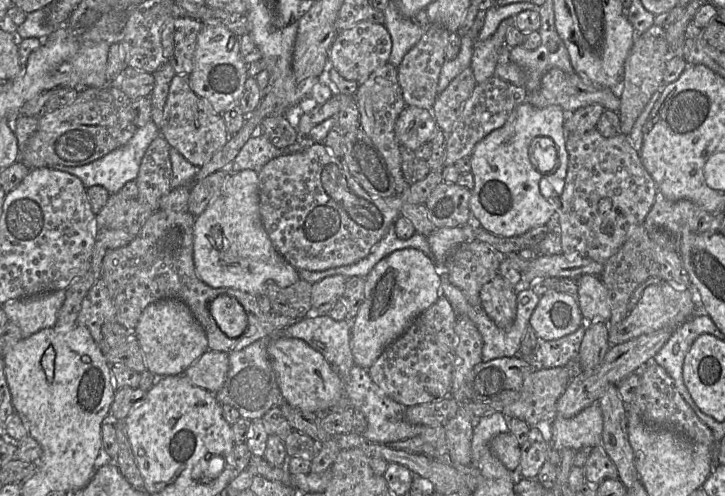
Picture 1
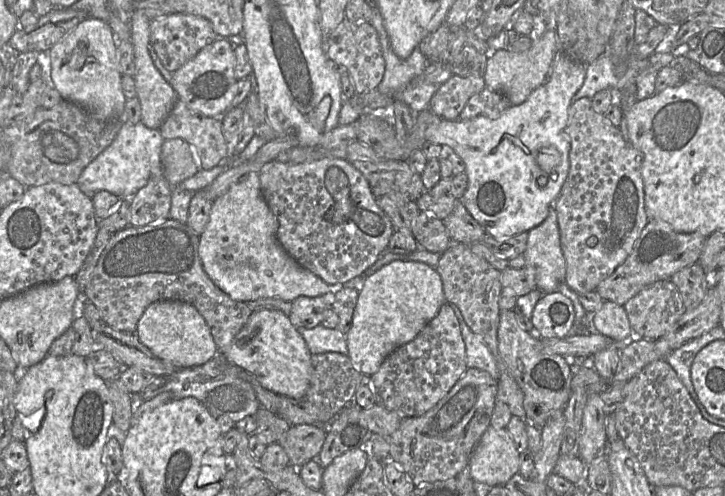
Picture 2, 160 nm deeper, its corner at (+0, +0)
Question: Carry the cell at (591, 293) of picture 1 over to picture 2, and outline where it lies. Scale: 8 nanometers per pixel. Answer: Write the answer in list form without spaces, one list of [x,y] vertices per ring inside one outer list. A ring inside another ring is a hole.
[[[605,301],[593,314],[593,329],[614,343],[625,343],[634,335],[624,307],[613,301]]]

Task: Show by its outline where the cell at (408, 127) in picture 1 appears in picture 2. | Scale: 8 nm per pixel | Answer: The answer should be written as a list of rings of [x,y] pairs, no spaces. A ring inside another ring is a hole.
[[[559,49],[547,72],[546,81],[523,103],[512,105],[495,119],[484,116],[468,120],[458,118],[457,121],[441,119],[438,124],[427,128],[427,142],[448,145],[463,159],[468,186],[461,201],[487,234],[503,240],[529,232],[547,218],[568,177],[569,108],[584,82],[585,74],[586,64]],[[546,146],[553,146],[560,153],[560,163],[551,173],[543,171],[536,161],[538,152]],[[540,176],[548,178],[543,187],[537,184]]]

